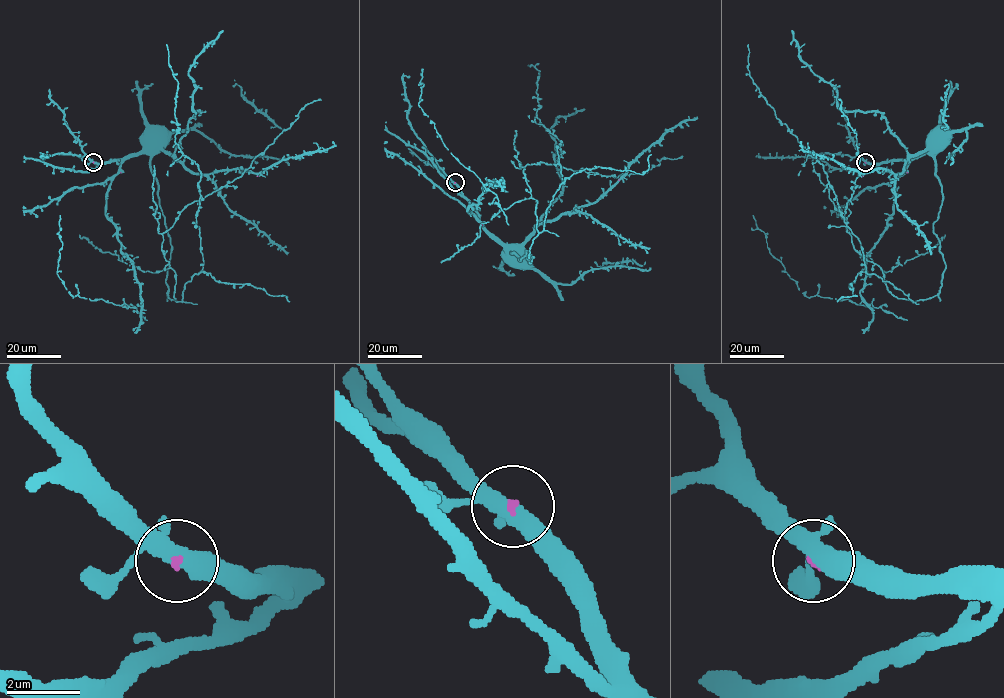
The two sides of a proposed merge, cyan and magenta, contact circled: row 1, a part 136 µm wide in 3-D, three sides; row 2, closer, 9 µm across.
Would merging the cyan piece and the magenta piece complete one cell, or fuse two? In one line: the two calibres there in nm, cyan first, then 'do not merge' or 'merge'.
380 nm thick on the cyan side, 70 nm on the other; merge

